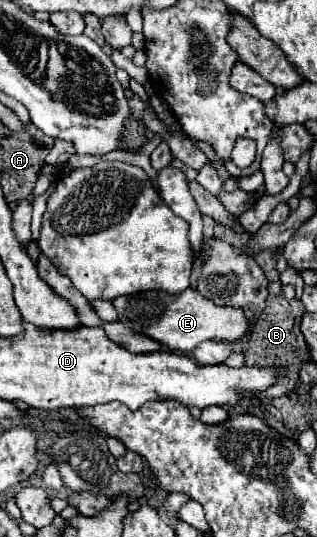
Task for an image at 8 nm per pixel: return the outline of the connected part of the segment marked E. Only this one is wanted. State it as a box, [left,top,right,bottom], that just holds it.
[112,289,250,355]

